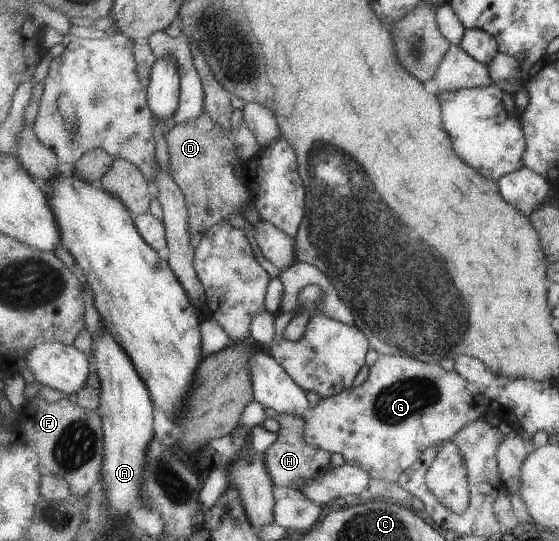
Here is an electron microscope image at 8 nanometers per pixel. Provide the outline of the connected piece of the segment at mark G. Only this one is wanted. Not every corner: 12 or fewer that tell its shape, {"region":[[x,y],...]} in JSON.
{"region":[[405,355],[321,398],[309,445],[400,480],[440,445],[427,486],[469,508],[452,438],[487,416],[481,386]]}

